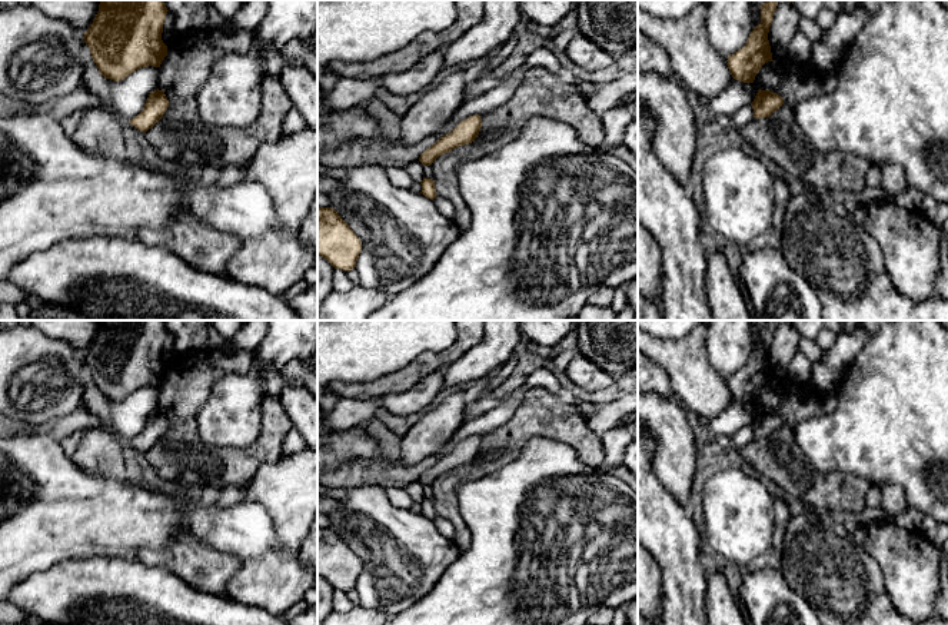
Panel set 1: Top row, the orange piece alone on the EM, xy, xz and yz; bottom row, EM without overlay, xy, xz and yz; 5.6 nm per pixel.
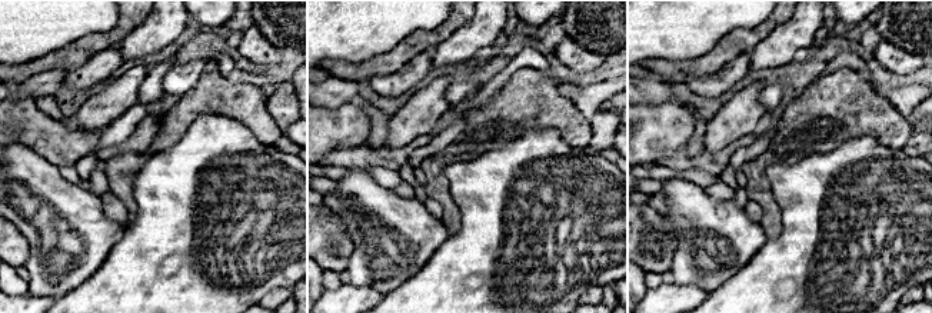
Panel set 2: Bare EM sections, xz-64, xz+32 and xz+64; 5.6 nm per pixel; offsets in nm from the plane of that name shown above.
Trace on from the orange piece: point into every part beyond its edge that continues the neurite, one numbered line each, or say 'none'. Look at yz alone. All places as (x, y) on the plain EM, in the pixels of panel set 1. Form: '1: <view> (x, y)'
none

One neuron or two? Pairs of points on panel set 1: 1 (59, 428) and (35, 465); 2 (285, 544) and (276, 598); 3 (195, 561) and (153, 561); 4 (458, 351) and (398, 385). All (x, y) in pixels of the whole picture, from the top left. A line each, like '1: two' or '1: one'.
1: two
2: one
3: one
4: one

